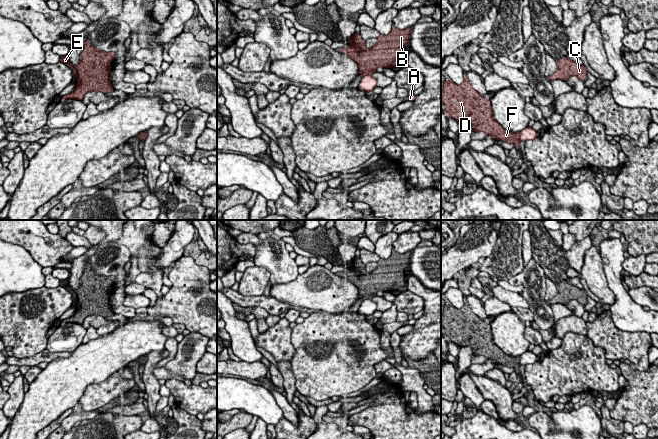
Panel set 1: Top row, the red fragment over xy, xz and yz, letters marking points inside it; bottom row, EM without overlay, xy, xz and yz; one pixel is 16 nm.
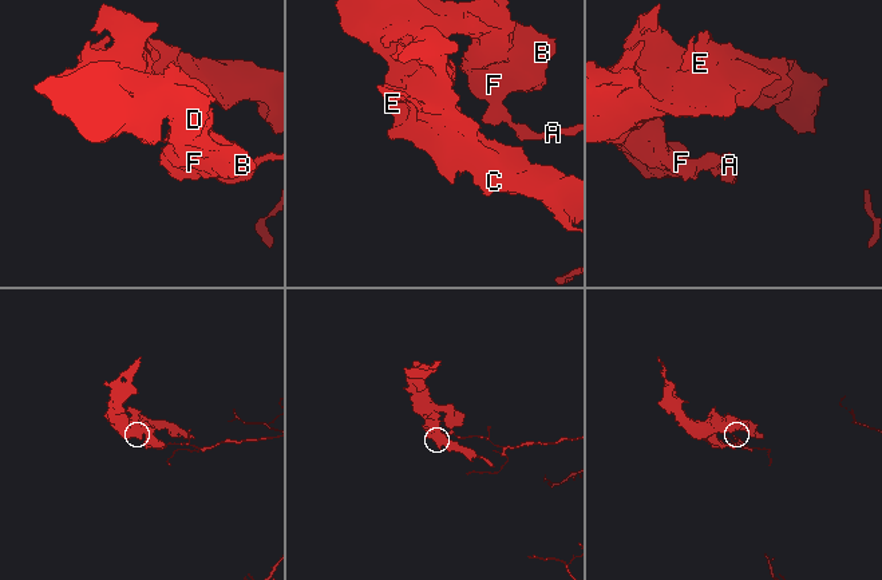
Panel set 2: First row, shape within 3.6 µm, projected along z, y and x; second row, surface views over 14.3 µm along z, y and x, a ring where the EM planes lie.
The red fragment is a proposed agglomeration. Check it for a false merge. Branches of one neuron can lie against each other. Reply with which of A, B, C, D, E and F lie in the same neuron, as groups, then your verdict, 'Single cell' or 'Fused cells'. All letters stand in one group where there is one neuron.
Groups: A / B C D E F. Fused cells

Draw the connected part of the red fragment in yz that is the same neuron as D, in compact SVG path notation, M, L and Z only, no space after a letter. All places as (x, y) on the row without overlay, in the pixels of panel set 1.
M466 296L460 309L450 303L445 305L441 326L446 330L447 341L454 342L459 348L470 347L473 355L483 355L494 364L513 367L519 372L521 356L509 356L494 343L491 325L471 310Z

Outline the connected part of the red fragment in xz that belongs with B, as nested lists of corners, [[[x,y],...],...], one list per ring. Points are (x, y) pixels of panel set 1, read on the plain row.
[[[392,249],[391,256],[380,259],[372,272],[366,271],[366,264],[360,257],[354,258],[349,265],[350,271],[341,271],[341,274],[358,288],[360,299],[372,299],[379,290],[392,292],[406,284],[405,269],[409,267],[411,255],[412,251],[399,254]]]

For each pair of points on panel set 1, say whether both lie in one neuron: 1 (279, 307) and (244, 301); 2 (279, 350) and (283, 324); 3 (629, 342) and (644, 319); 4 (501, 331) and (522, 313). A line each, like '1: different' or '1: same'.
1: same
2: same
3: different
4: different

